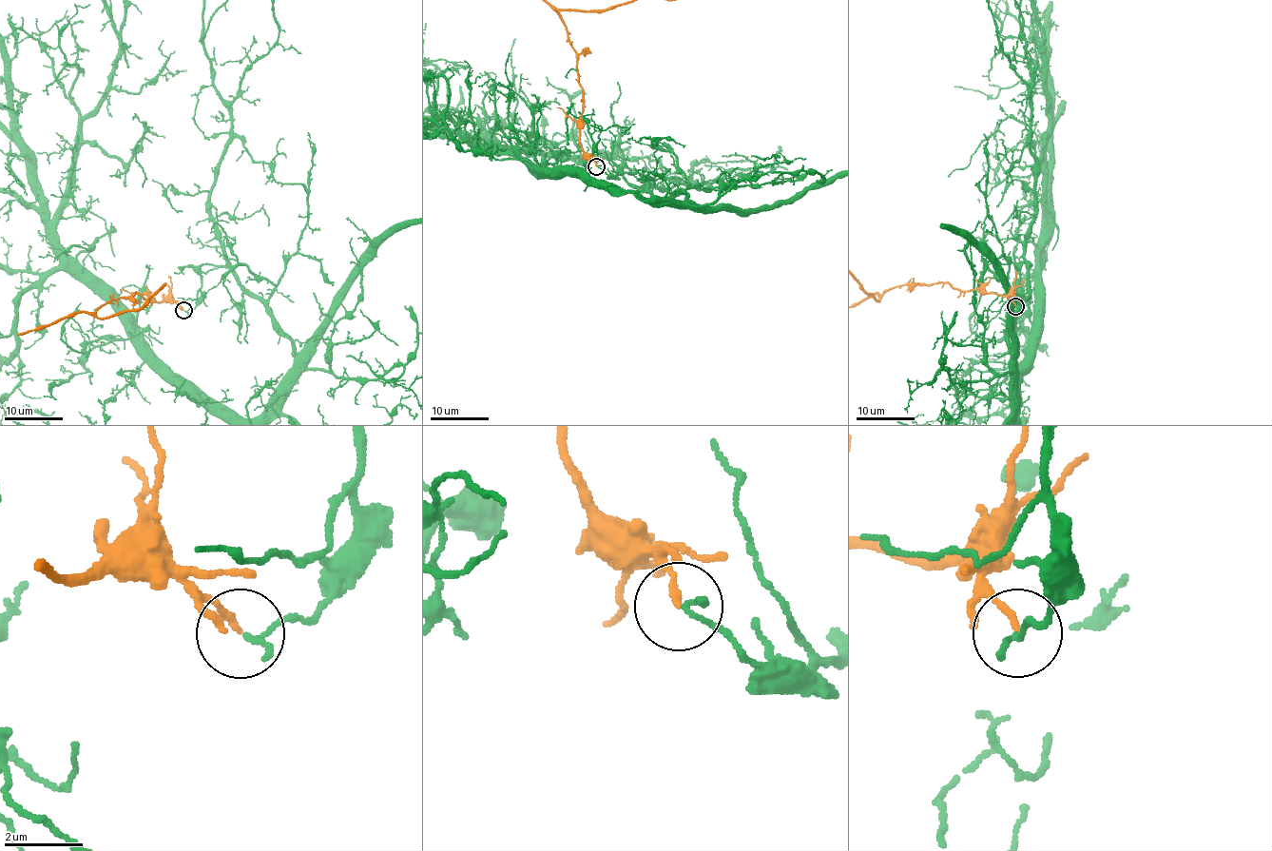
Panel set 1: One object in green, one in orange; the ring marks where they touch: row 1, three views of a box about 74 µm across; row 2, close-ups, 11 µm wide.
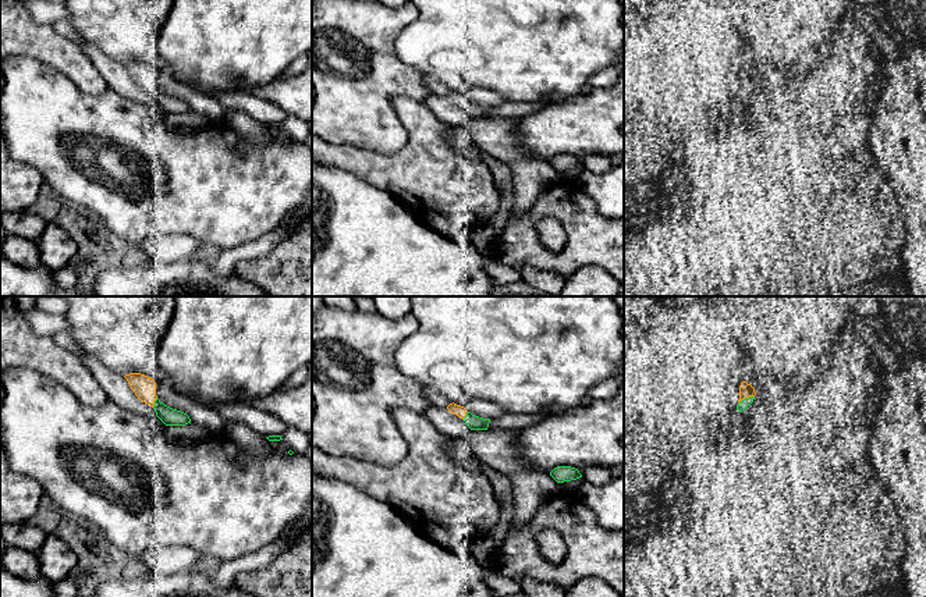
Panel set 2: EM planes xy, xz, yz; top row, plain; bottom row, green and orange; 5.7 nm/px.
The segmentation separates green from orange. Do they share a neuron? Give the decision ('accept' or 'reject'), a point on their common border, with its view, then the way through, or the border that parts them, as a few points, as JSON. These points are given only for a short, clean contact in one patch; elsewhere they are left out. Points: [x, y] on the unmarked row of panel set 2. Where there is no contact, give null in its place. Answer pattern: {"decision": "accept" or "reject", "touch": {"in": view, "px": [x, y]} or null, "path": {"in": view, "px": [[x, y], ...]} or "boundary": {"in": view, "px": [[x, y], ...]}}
{"decision": "reject", "touch": {"in": "yz", "px": [745, 86]}}

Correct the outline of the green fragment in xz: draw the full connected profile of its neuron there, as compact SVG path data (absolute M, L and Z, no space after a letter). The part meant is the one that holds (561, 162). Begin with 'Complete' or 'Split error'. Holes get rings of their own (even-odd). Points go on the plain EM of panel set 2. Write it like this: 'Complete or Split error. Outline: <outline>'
Complete. Outline: M557 154L550 160L550 164L557 170L557 171L564 171L564 170L571 170L582 166L578 157L571 156L571 154Z

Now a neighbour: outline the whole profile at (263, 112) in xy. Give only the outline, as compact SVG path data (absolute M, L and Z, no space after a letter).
M223 90L213 95L227 111L245 111L263 125L281 124L288 114L269 100L244 90Z

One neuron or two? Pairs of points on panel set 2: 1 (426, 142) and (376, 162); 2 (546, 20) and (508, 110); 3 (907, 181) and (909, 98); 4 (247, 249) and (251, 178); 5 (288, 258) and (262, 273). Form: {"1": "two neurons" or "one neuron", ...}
{"1": "one neuron", "2": "two neurons", "3": "one neuron", "4": "two neurons", "5": "one neuron"}

